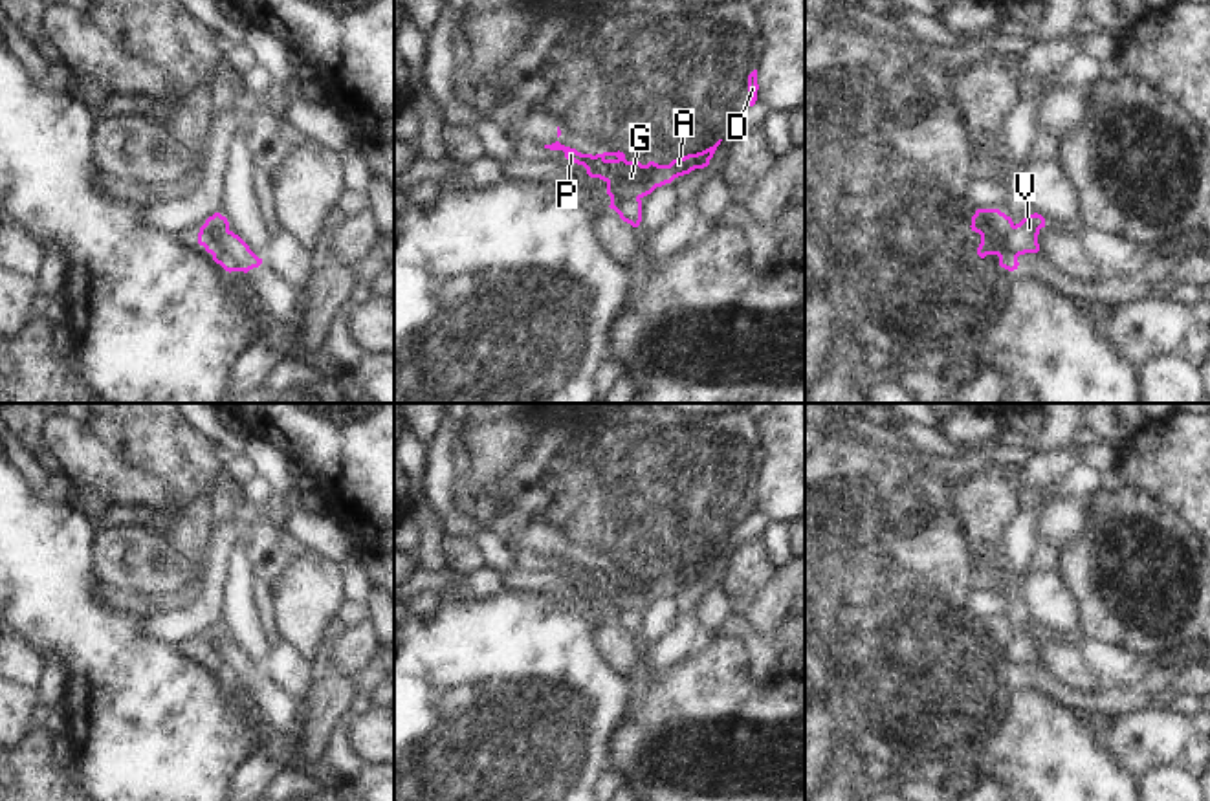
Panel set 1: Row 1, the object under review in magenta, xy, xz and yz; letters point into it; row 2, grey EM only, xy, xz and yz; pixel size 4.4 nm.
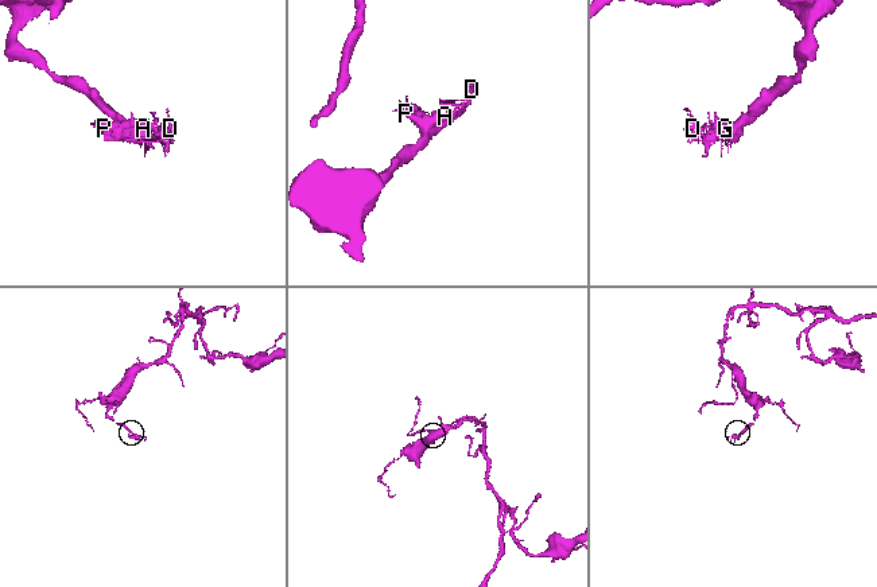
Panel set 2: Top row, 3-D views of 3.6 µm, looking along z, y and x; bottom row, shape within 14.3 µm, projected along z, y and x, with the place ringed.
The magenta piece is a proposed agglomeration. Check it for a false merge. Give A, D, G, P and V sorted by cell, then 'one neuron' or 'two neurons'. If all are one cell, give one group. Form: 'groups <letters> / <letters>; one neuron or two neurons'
groups A D G P / V; two neurons

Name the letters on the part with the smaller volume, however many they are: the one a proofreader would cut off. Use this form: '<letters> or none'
A, D, G, P

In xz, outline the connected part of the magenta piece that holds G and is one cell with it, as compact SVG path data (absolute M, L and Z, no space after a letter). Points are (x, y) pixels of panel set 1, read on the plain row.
M722 550L702 563L676 568L669 576L658 576L654 572L642 576L638 570L627 572L625 565L620 561L596 566L581 565L559 552L544 555L544 559L563 561L565 568L583 576L590 588L603 590L607 594L607 605L610 607L609 618L616 621L623 612L644 609L678 587L708 577L720 552Z

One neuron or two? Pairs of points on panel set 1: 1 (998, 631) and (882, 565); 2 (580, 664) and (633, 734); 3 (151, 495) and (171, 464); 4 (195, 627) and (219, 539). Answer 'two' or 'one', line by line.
1: one
2: two
3: two
4: one

